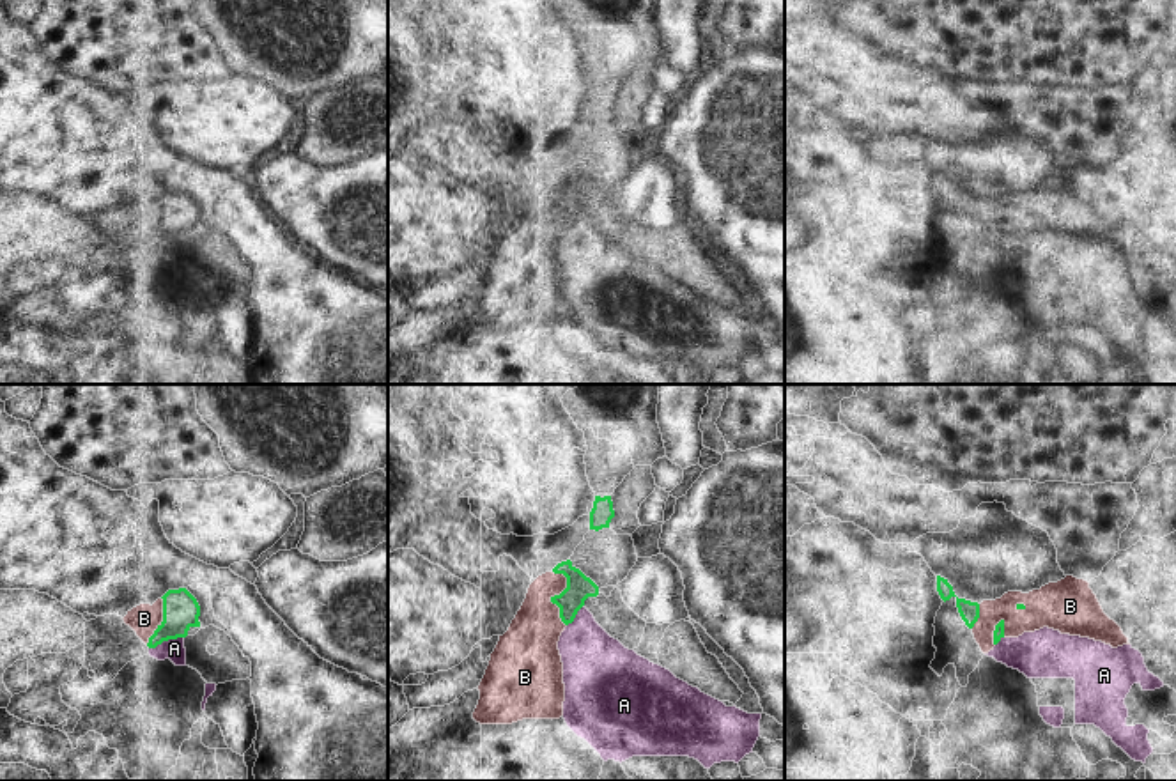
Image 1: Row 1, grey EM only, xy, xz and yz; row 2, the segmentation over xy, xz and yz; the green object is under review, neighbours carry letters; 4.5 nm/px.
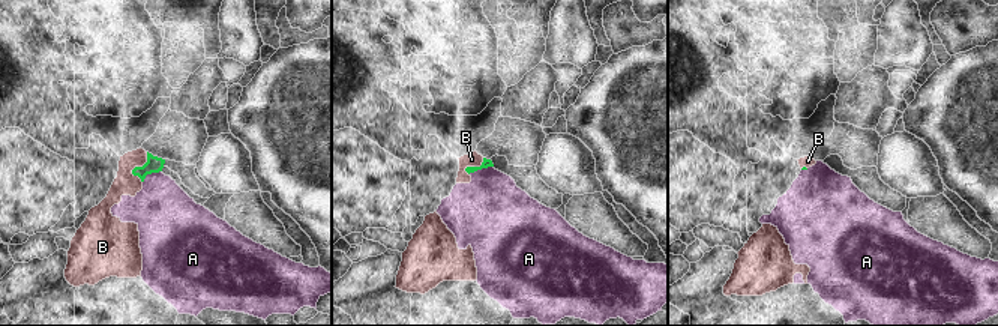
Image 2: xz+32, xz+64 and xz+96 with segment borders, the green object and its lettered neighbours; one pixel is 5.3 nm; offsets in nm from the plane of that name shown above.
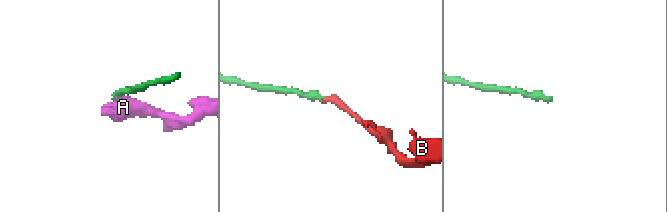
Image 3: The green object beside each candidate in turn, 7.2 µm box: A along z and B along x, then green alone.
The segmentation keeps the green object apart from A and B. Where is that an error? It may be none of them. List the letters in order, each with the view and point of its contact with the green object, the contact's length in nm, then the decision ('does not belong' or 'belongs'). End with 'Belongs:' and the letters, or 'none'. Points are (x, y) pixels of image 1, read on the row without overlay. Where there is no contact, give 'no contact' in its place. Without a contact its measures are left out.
A: xy (165, 243) | 170 nm | does not belong
B: xz (555, 199) | 260 nm | belongs
Belongs: B

